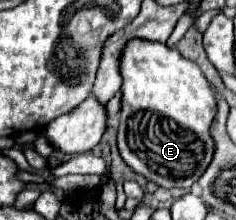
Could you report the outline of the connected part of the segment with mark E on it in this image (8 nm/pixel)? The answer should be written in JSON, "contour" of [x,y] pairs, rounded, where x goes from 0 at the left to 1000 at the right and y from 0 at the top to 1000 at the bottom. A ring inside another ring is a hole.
{"contour":[[[555,182],[504,300],[521,336],[521,500],[496,673],[521,736],[665,845],[801,864],[911,700],[886,582],[919,527],[919,455],[886,364],[818,273],[674,191]]]}

